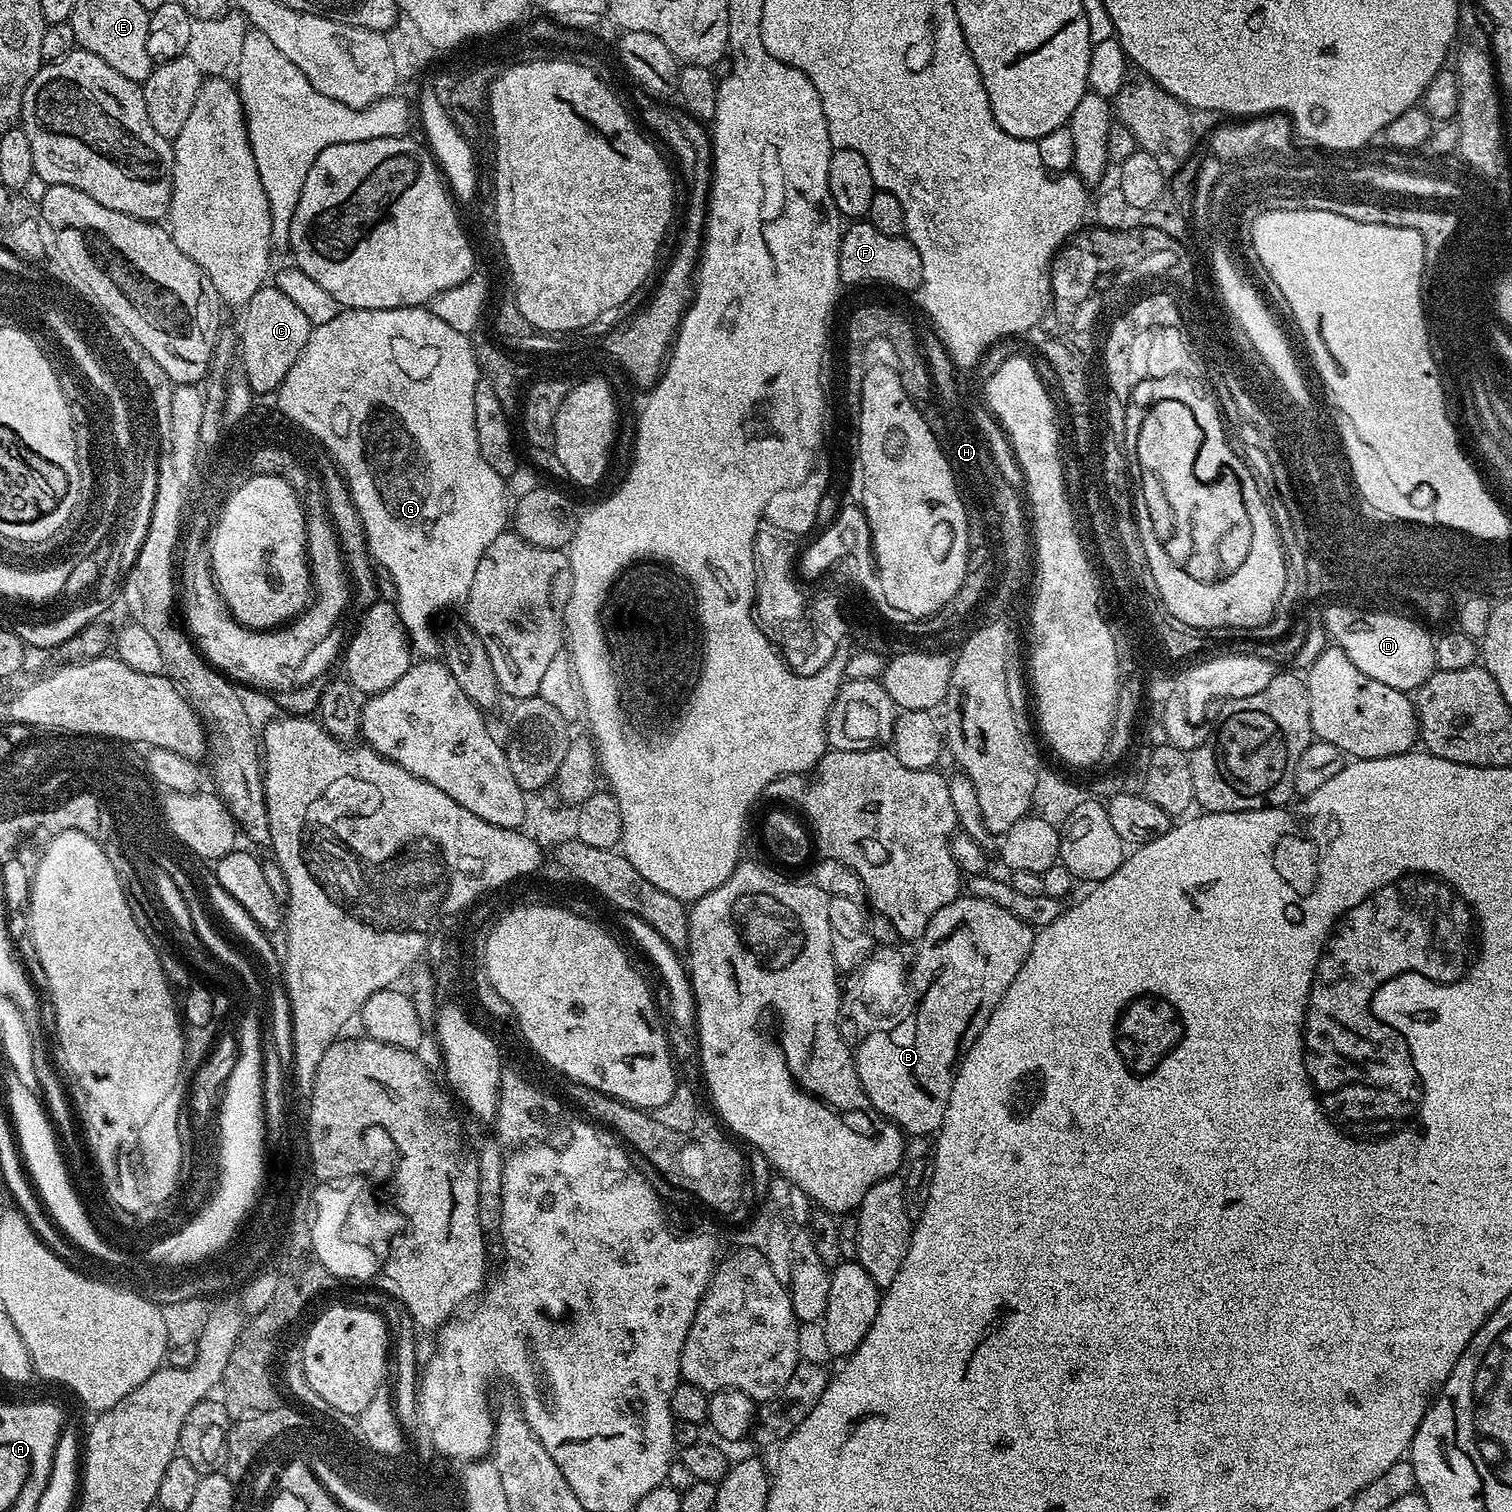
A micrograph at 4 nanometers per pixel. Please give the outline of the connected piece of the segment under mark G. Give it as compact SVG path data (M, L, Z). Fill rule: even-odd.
M424 306L387 308L386 310L349 308L340 310L334 318L330 319L330 322L313 327L304 348L306 353L301 356L300 362L294 363L289 370L288 384L289 386L291 384L292 392L296 395L291 405L296 408L301 407L302 411L299 411L298 419L302 424L307 425L307 432L313 439L318 441L318 432L320 432L320 444L342 448L340 450L342 456L336 460L342 460L342 462L346 460L343 465L346 466L346 471L343 474L350 474L350 479L347 480L348 486L354 486L352 497L364 523L372 559L379 567L390 570L390 578L394 578L394 586L398 586L395 605L404 628L408 631L408 638L413 649L421 657L435 657L438 652L438 635L436 636L435 630L432 629L432 616L438 615L443 608L448 608L451 604L459 605L468 599L470 582L474 582L474 570L478 570L478 558L486 554L486 546L490 546L490 542L494 542L494 538L498 538L498 534L505 532L510 524L510 500L508 504L508 488L504 485L507 484L505 477L498 475L494 466L490 466L490 462L482 458L478 446L478 434L474 426L474 390L476 383L482 379L482 373L476 359L476 352L472 348L472 341L465 333L454 330L454 326L446 326L442 318L438 318ZM360 460L366 460L366 470L360 470L358 466Z

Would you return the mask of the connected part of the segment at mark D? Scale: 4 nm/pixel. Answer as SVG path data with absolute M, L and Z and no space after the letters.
M1333 603L1325 608L1322 621L1331 643L1341 648L1346 658L1366 674L1366 678L1374 678L1374 682L1386 682L1386 686L1411 693L1421 688L1437 671L1433 633L1421 631L1416 624L1393 616L1365 615L1358 611L1347 613Z

